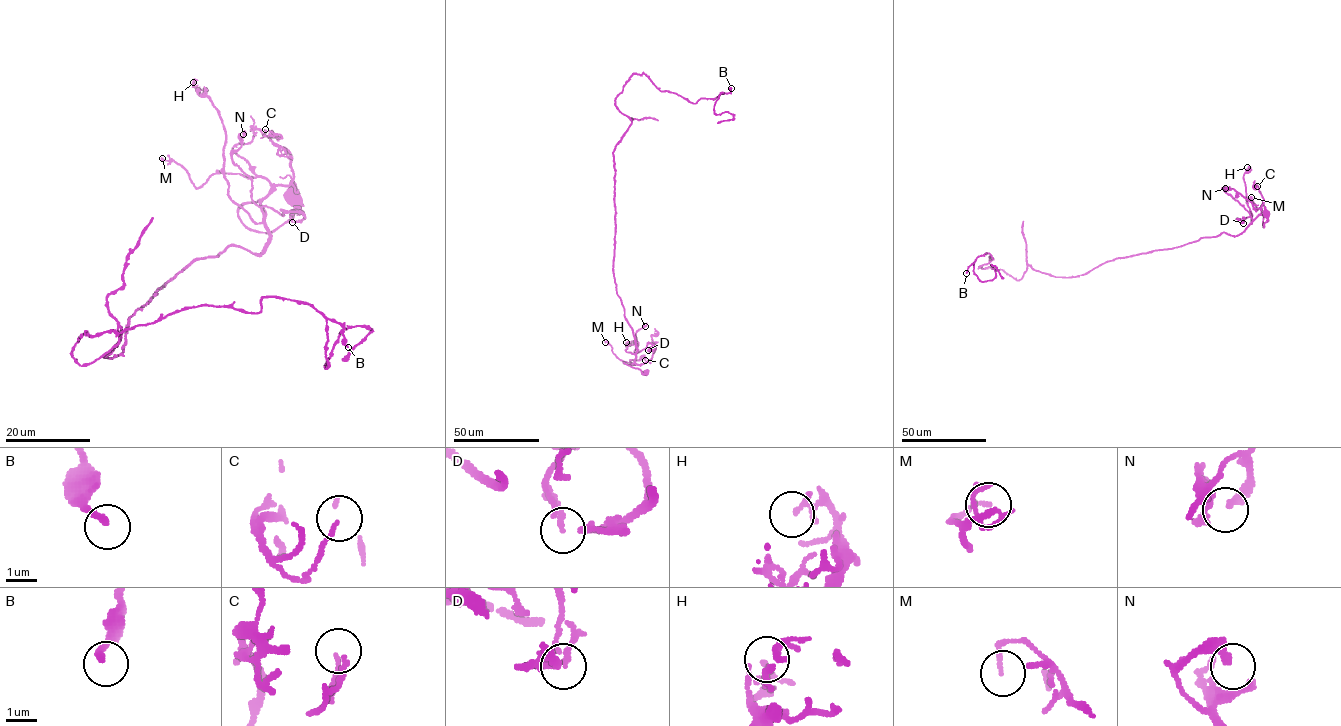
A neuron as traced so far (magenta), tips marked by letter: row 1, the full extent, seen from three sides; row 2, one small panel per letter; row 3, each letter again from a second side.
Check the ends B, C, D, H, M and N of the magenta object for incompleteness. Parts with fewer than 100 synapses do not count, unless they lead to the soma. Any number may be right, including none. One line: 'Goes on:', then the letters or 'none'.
Goes on: none

